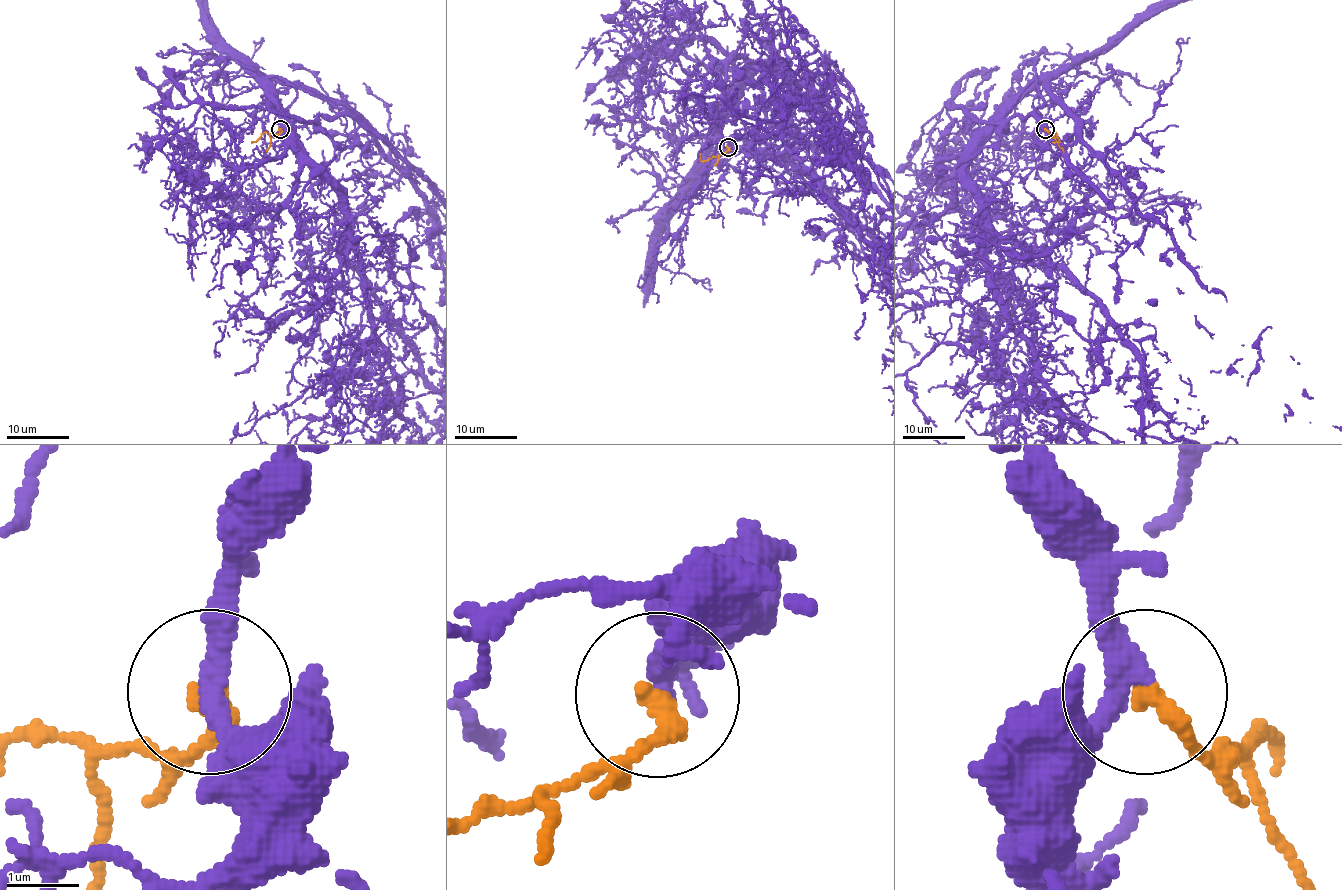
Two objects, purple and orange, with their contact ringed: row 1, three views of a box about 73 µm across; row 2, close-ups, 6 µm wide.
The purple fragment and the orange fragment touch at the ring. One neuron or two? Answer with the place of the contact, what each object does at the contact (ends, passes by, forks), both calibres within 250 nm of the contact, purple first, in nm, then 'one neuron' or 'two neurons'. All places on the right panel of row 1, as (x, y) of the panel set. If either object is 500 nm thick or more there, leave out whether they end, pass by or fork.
(1045, 129) | purple passes by | orange ends | 280/320 nm | one neuron

